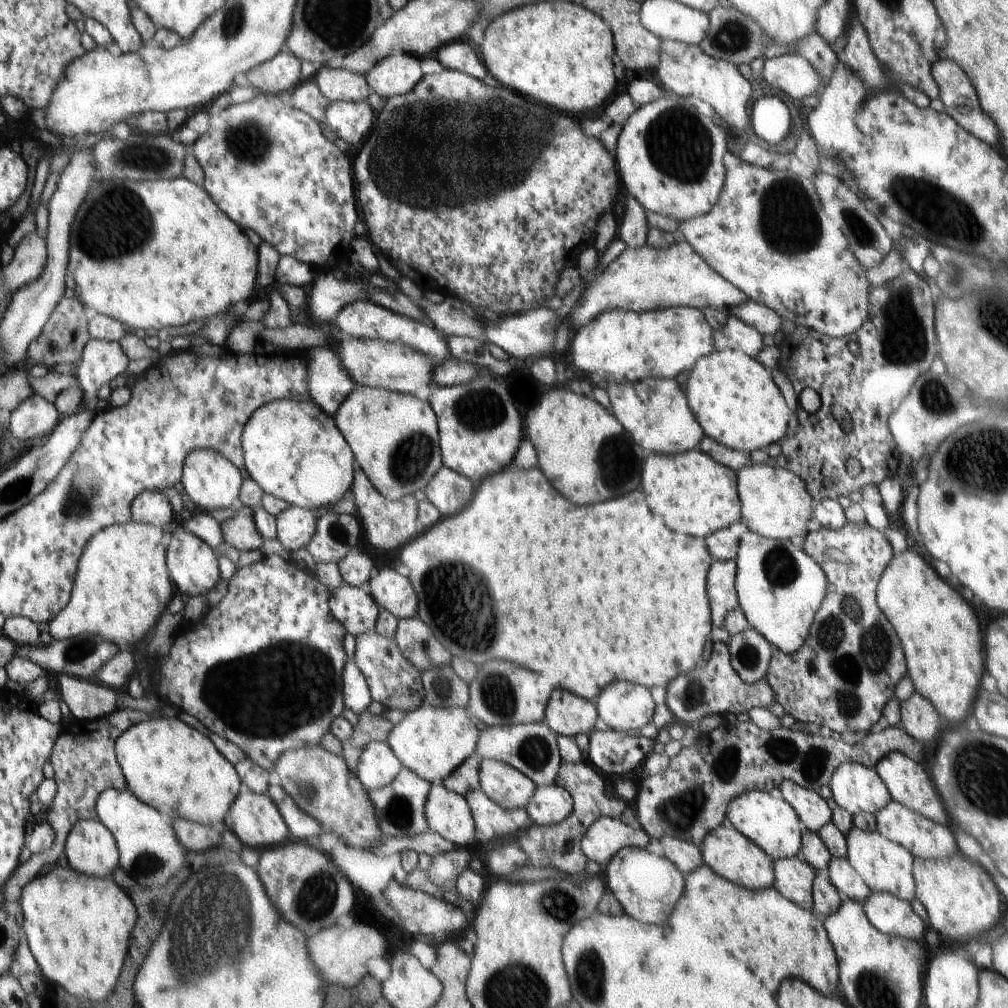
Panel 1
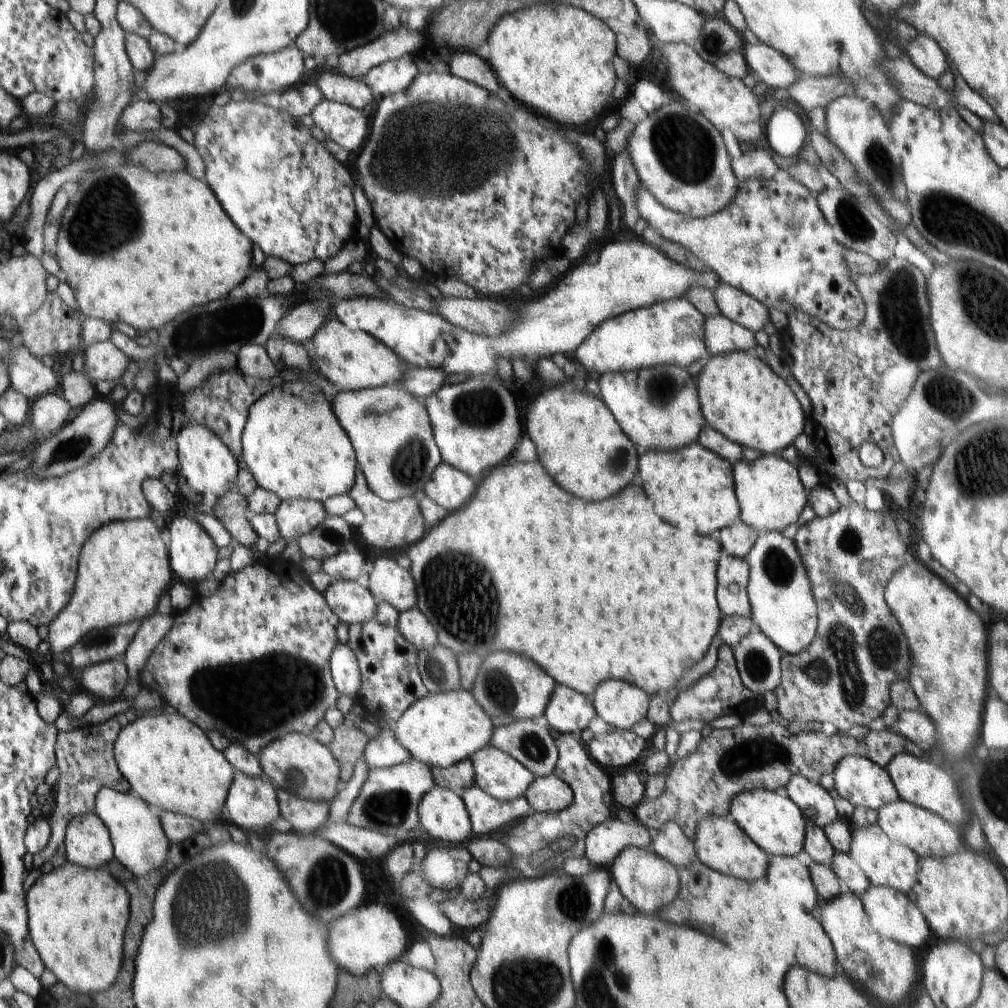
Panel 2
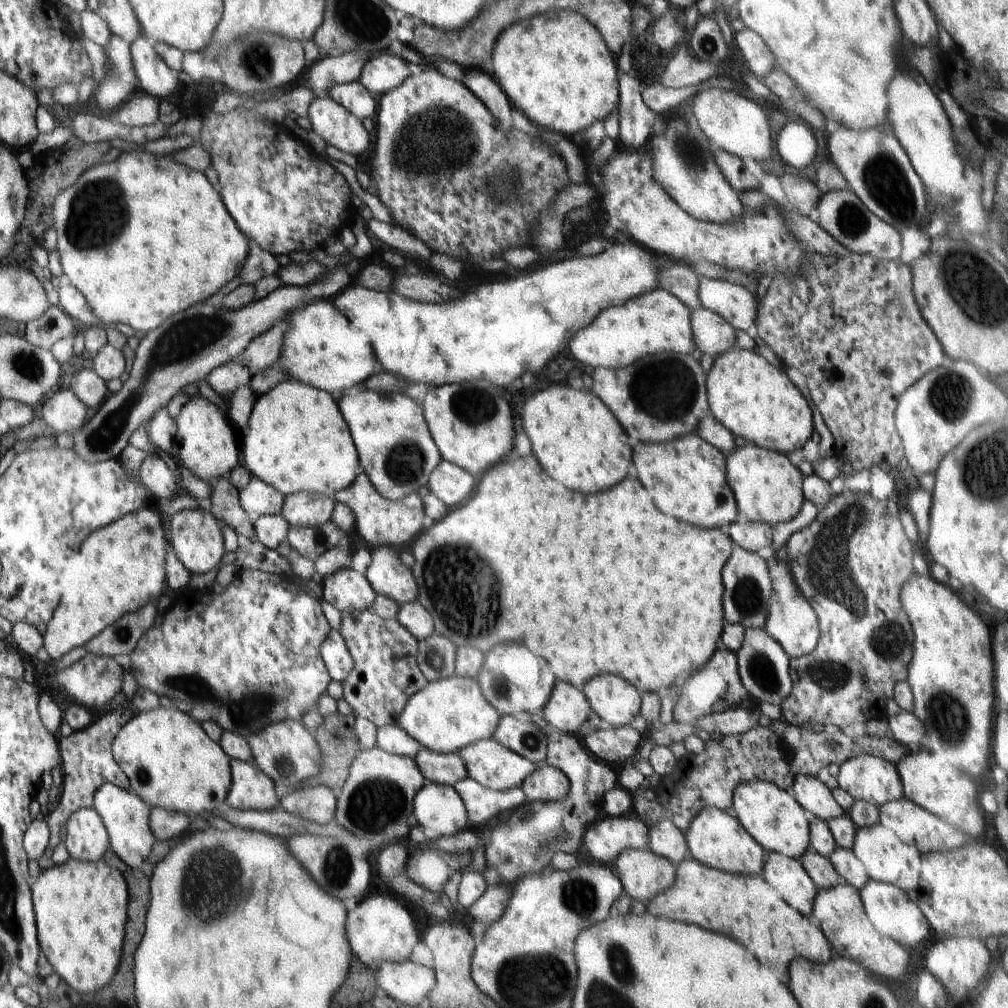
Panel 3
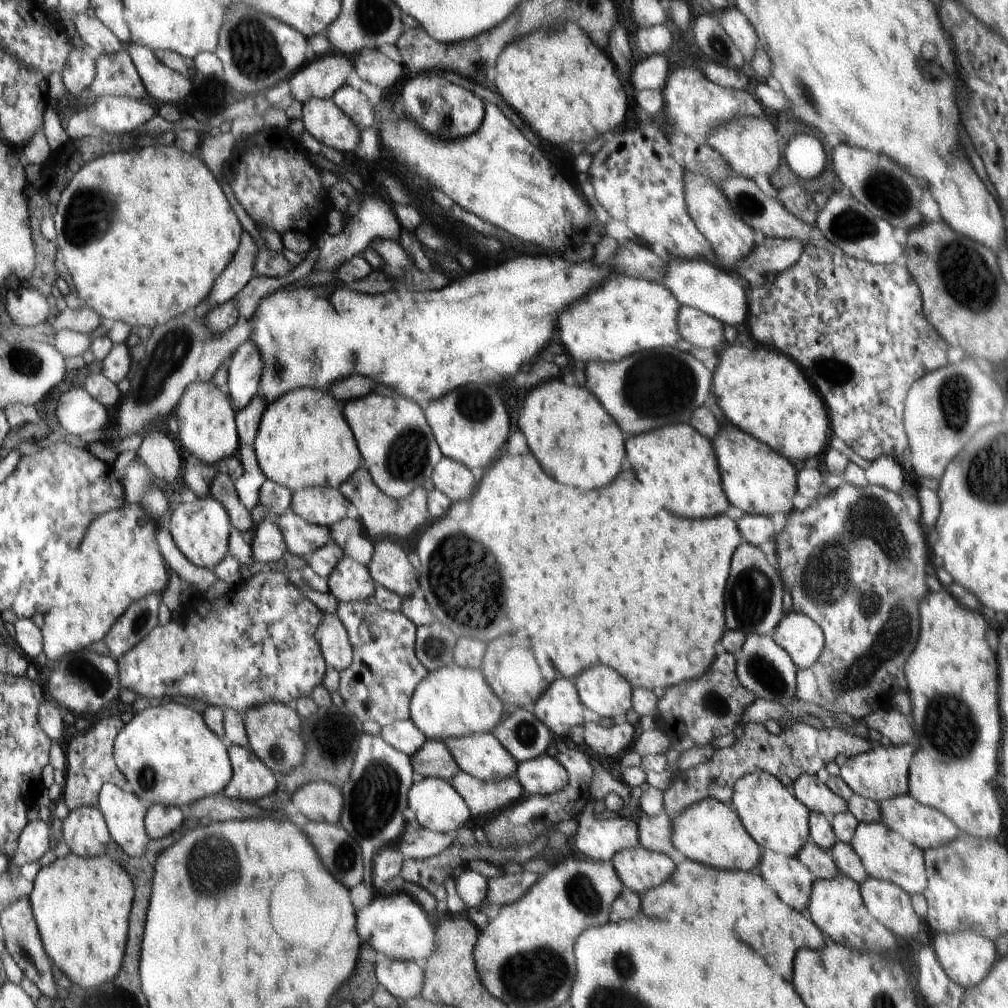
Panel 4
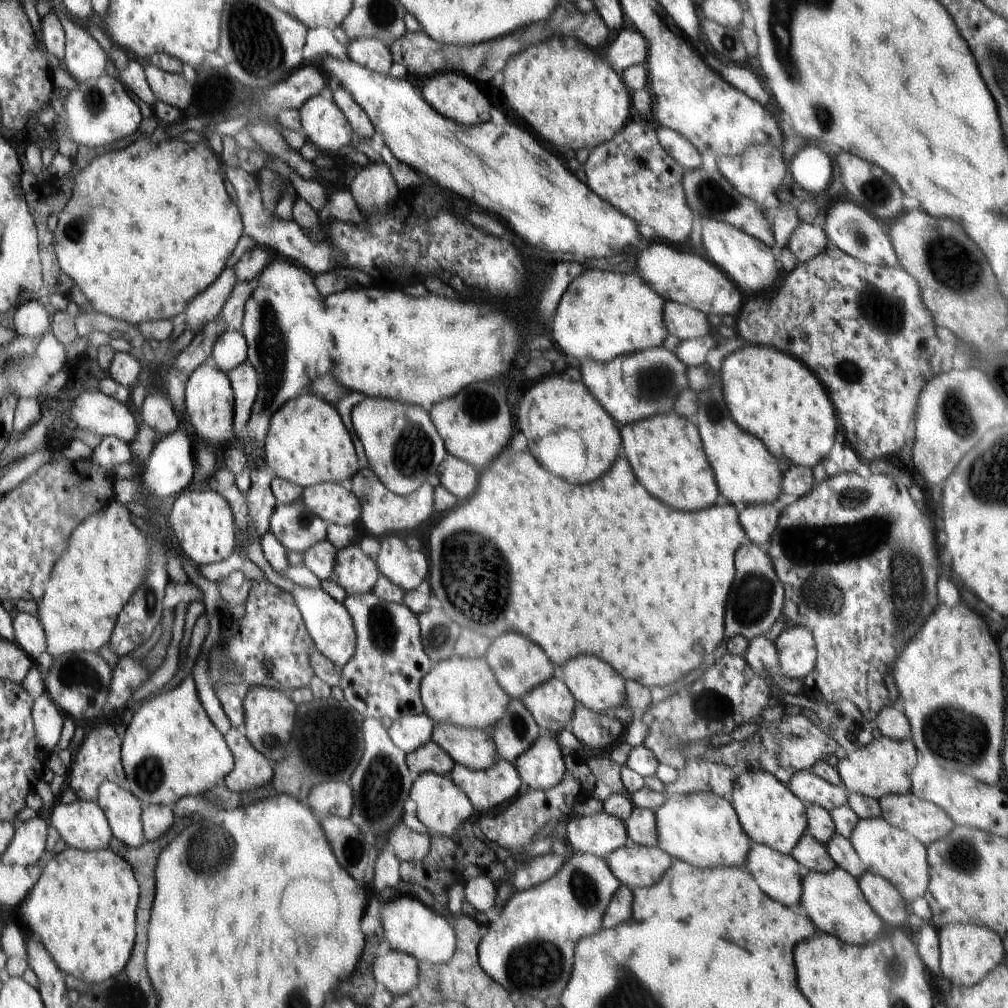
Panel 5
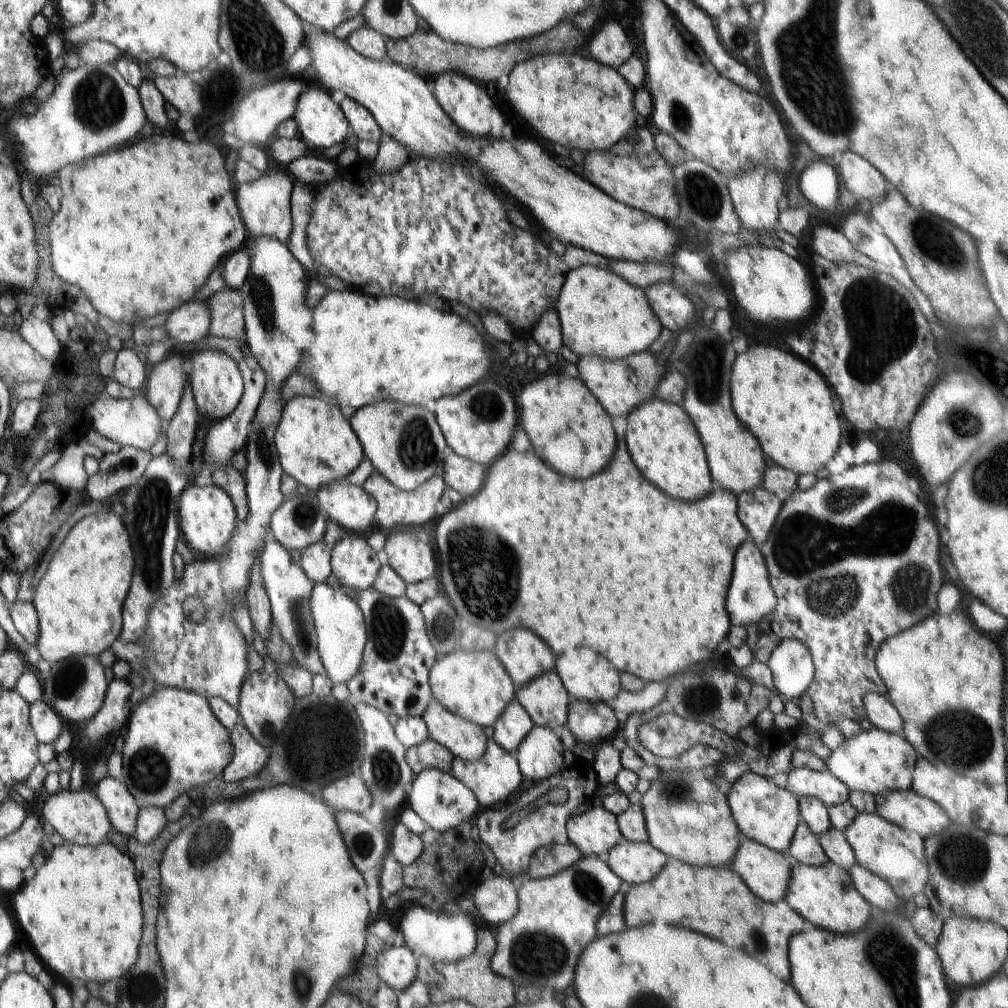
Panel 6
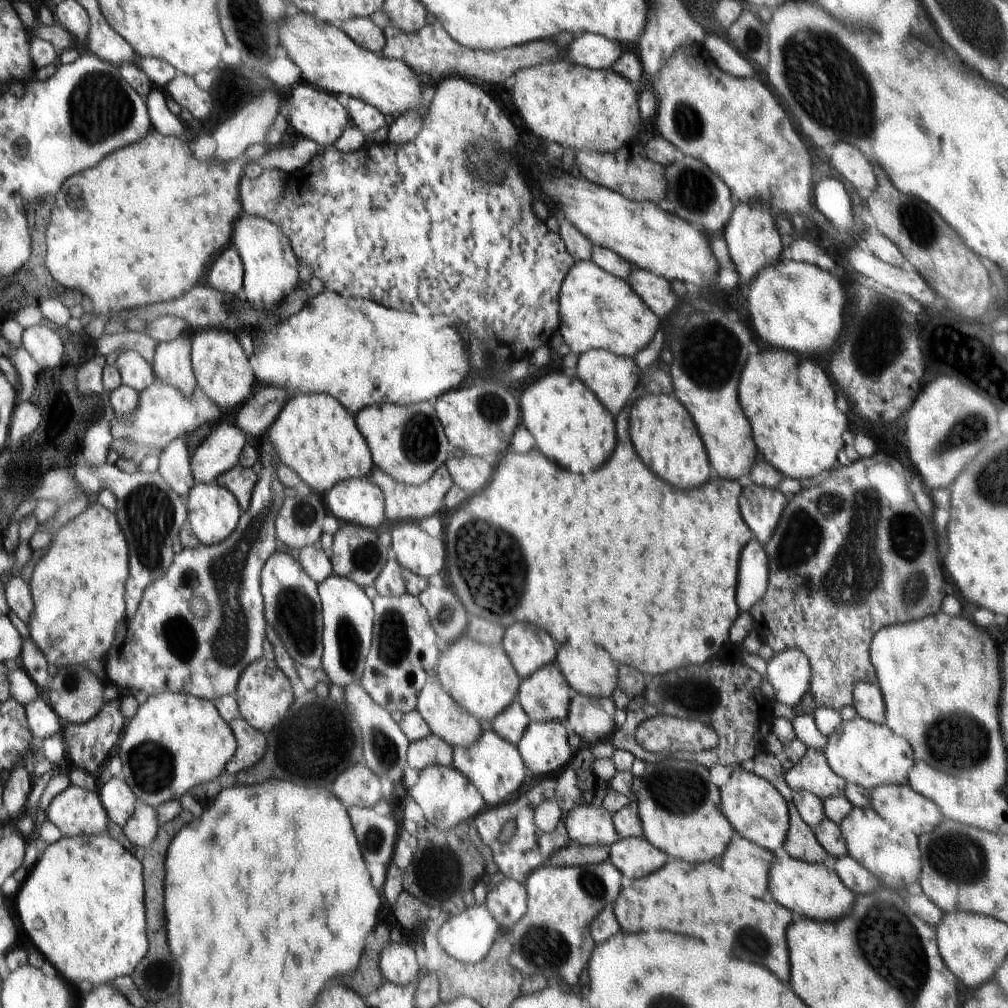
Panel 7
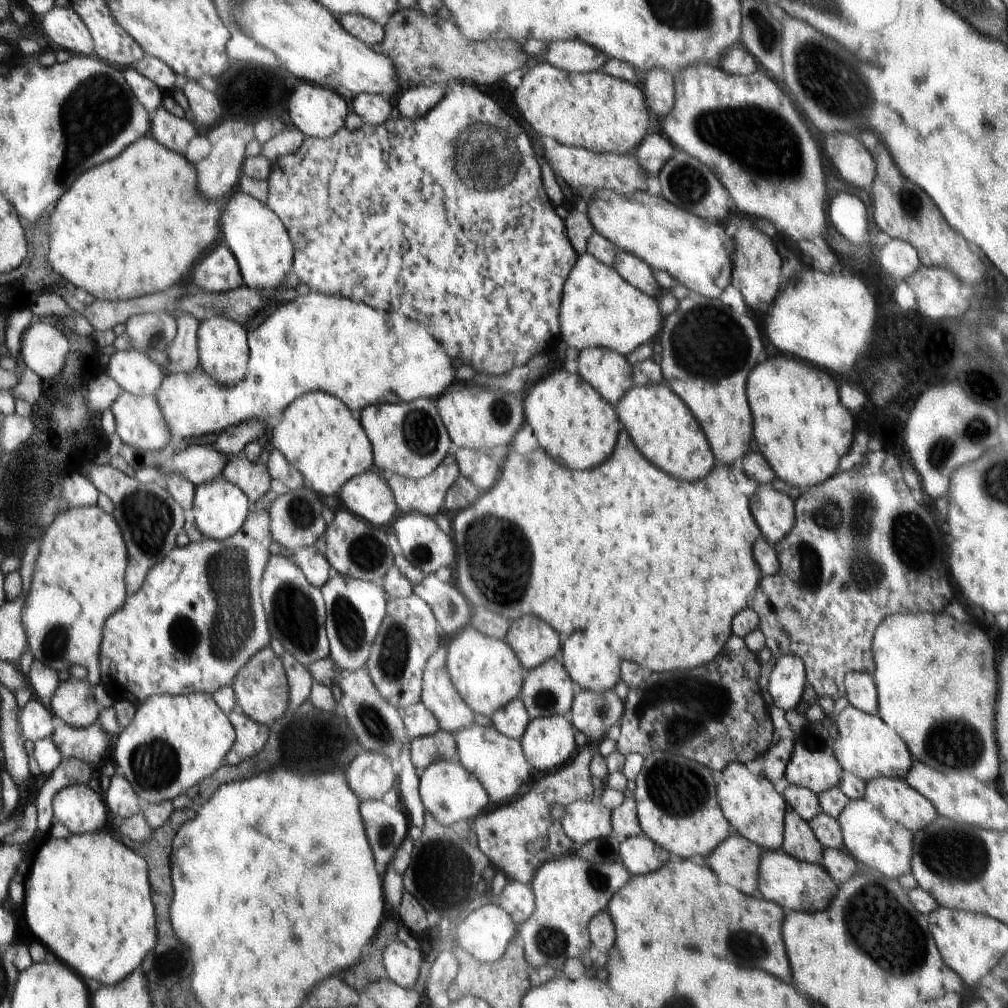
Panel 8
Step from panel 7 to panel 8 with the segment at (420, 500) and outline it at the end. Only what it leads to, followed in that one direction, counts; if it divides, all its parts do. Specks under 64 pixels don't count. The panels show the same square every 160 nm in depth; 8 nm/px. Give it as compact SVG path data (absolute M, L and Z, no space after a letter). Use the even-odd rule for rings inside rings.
M456 453L446 455L444 462L432 475L418 480L397 473L384 474L400 513L422 513L428 516L436 516L443 510L446 490L460 475Z

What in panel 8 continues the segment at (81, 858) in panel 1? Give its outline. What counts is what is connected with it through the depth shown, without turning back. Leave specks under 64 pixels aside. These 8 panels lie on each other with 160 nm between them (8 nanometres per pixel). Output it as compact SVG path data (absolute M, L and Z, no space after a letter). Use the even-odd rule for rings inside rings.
M75 784L59 790L52 809L57 822L75 835L98 832L106 822L102 798L88 786Z

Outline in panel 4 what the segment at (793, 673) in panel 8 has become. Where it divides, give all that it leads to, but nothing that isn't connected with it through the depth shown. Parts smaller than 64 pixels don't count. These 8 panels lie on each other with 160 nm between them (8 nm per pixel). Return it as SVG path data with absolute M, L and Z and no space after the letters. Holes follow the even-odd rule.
M794 608L785 613L772 636L799 669L810 668L822 652L825 638L820 625Z

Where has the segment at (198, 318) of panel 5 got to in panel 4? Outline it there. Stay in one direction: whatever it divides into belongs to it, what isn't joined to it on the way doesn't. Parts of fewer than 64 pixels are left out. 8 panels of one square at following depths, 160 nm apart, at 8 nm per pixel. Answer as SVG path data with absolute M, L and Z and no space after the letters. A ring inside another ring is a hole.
M244 230L240 250L229 266L225 268L224 274L213 284L212 295L207 300L211 304L211 308L234 299L248 284L248 281L256 274L254 265L258 250L256 241Z

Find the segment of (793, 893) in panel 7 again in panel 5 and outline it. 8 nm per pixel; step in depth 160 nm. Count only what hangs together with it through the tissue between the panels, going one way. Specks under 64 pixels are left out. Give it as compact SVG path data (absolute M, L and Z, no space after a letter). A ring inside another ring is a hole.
M838 866L827 873L805 871L802 890L798 910L805 913L822 933L863 947L872 943L886 928L886 924L865 899L857 879Z

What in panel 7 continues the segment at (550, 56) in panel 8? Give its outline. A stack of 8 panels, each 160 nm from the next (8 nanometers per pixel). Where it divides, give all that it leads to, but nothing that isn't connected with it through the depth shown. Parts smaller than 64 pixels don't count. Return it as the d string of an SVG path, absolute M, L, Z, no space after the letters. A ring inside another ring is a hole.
M586 32L575 38L562 56L591 69L610 70L626 51L618 41Z

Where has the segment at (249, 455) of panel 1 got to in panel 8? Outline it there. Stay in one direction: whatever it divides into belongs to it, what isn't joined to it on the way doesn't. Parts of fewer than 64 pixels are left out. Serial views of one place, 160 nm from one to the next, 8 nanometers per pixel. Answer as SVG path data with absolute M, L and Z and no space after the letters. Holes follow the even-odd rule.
M322 391L307 392L296 397L280 414L280 419L274 423L272 442L284 458L300 471L305 480L305 485L316 492L321 492L324 497L335 500L342 486L350 479L372 469L372 441L367 436L360 420L354 420L350 408L338 397Z

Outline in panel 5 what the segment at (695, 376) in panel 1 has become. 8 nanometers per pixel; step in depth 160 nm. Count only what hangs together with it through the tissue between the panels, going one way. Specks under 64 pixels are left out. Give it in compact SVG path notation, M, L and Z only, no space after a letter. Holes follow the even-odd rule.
M747 344L746 347L733 351L722 360L721 369L718 374L722 381L724 398L731 418L734 419L734 422L736 422L742 430L758 437L764 443L768 452L774 455L779 461L787 460L791 465L812 468L815 464L822 462L822 458L830 453L832 445L834 444L834 437L836 436L836 428L838 428L838 422L836 421L837 414L825 388L805 363L774 347Z

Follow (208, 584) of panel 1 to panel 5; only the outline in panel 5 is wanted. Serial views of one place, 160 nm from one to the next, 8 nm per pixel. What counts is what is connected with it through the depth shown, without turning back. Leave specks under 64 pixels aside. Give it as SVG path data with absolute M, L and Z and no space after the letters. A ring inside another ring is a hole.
M191 487L182 491L176 498L170 514L170 524L176 536L175 544L180 551L194 564L194 566L206 566L220 562L234 552L236 534L234 534L234 523L231 505L220 493L212 490Z

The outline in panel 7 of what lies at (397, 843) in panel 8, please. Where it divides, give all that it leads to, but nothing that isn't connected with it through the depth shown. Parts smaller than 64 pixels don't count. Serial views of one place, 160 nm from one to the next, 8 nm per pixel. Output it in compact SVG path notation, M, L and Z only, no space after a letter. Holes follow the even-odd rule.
M348 807L347 811L372 886L381 891L385 887L392 852L396 850L398 824L392 816L380 816L370 807Z

